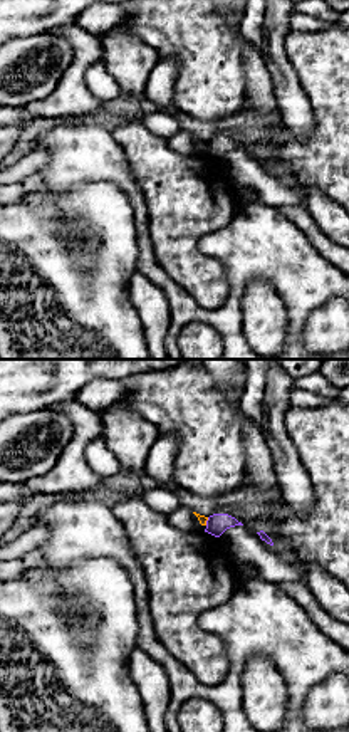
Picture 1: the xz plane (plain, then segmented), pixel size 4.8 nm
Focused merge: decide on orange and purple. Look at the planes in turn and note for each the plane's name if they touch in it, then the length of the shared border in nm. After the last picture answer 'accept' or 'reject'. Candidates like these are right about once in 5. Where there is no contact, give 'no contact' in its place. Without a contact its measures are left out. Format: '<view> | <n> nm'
xz | 40 nm

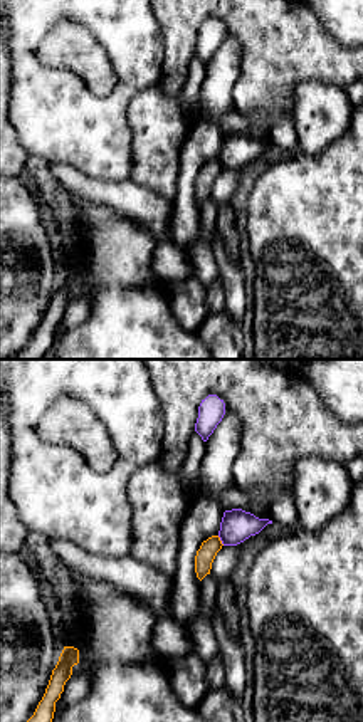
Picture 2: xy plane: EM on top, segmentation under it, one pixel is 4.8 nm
xy | 60 nm

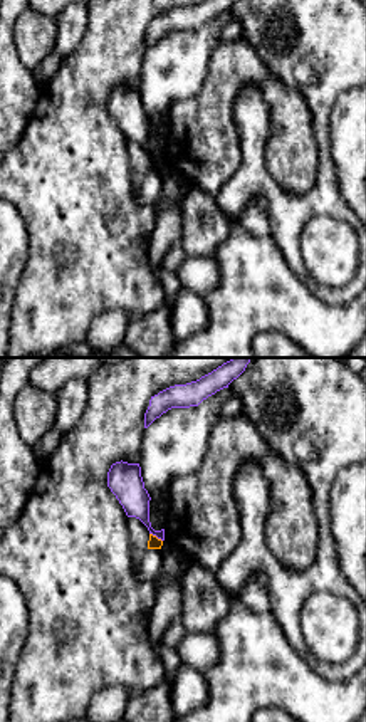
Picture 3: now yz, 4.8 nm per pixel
yz | 80 nm

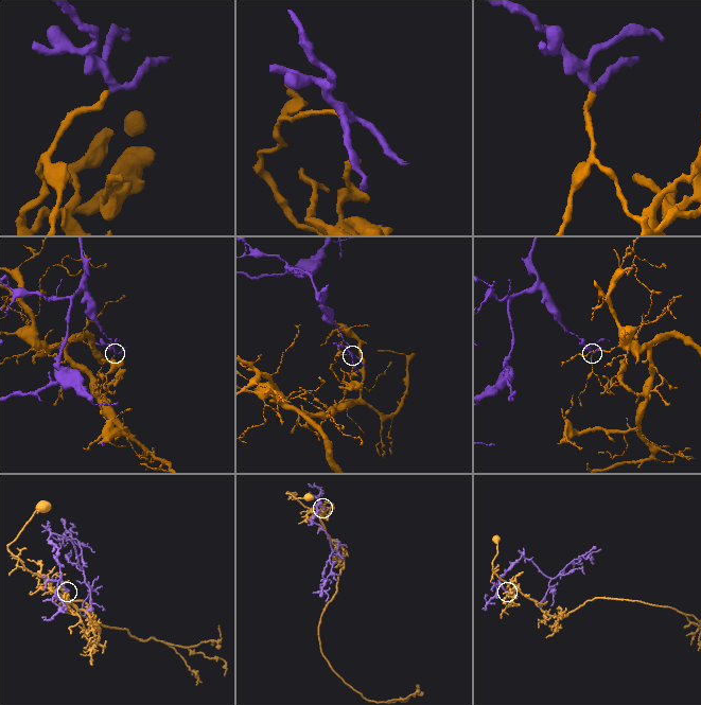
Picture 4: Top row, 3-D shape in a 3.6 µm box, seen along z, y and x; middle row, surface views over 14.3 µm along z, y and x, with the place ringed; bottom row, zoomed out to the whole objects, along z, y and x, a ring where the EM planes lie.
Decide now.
reject

